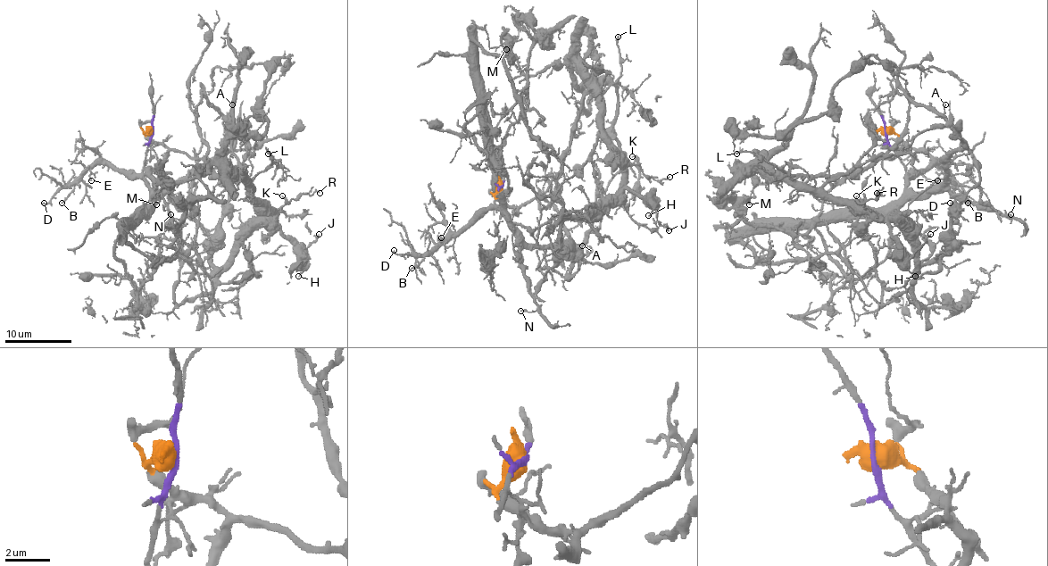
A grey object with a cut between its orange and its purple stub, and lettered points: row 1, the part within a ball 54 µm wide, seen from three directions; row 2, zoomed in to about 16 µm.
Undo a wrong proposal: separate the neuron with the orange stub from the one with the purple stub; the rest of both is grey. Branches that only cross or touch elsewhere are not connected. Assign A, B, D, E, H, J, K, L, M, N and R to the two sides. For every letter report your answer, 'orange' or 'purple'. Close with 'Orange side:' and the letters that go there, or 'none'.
A: purple
B: purple
D: purple
E: purple
H: orange
J: orange
K: orange
L: orange
M: orange
N: purple
R: orange
Orange side: H, J, K, L, M, R

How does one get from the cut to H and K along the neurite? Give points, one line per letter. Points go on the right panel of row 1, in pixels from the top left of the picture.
H: (885, 130), (905, 142), (894, 157), (851, 174), (789, 178), (824, 188), (857, 212), (878, 215), (915, 277)
K: (885, 130), (905, 142), (894, 157), (851, 174), (789, 178), (865, 209), (857, 195)

